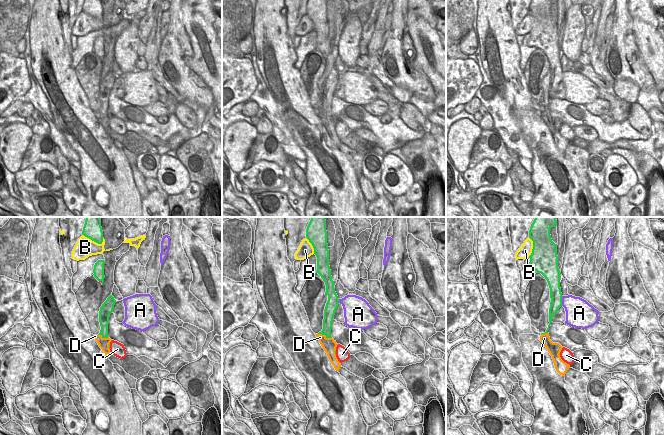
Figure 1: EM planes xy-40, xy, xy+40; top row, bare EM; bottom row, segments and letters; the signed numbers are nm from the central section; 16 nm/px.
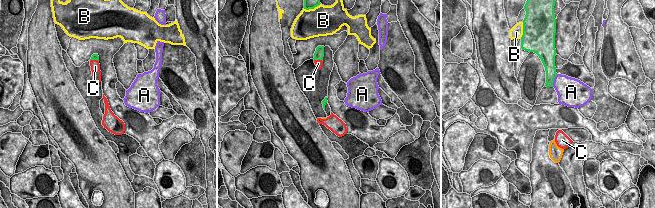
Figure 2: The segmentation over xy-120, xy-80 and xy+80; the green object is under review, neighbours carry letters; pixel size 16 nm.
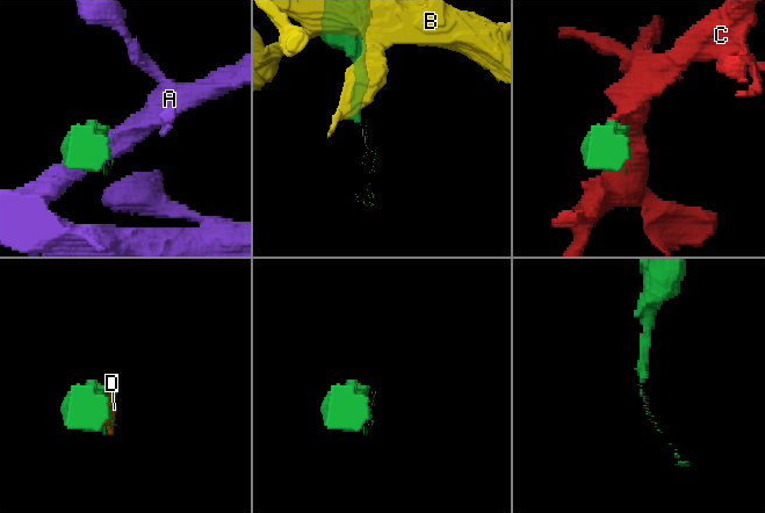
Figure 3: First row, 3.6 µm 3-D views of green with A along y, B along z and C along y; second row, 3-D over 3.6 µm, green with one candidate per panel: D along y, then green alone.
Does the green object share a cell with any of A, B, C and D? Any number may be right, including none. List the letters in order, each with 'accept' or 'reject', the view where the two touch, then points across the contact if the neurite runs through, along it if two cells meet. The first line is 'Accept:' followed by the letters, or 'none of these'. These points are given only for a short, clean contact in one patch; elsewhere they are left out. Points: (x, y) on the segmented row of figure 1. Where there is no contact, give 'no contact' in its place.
Accept: D
A: reject; contact in xy+40; border xy+40 (561, 296), (562, 305)
B: reject; contact in xy-40
C: reject; contact in xy-40
D: accept; contact in xy

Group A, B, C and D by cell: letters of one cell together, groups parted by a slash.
A / B / C / D

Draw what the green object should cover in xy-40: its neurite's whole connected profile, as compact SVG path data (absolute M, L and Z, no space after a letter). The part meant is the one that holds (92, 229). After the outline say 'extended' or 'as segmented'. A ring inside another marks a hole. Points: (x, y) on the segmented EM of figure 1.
M86 217L82 235L98 244L102 244L103 231L100 217Z | as segmented

